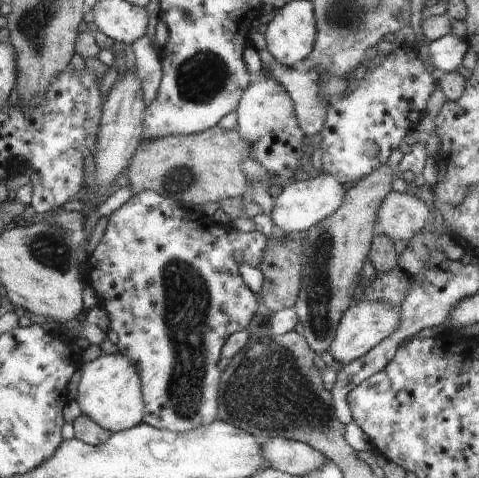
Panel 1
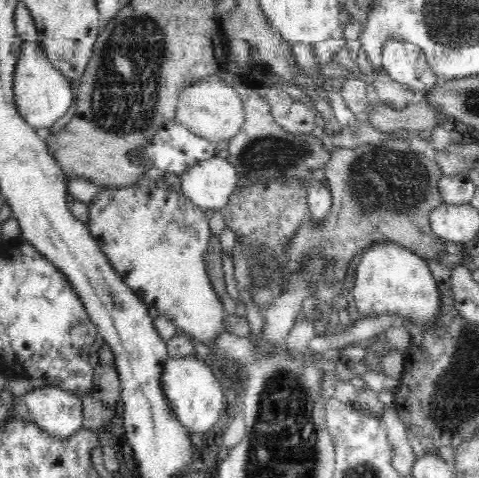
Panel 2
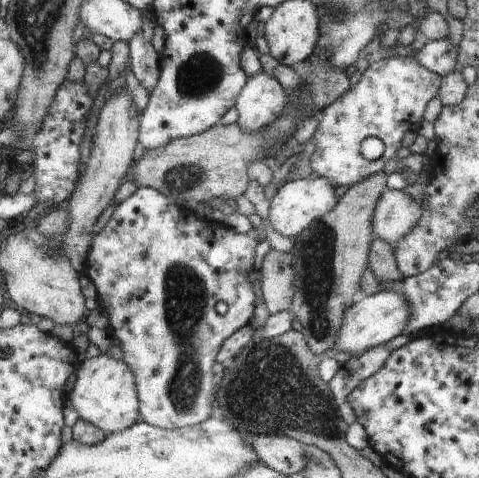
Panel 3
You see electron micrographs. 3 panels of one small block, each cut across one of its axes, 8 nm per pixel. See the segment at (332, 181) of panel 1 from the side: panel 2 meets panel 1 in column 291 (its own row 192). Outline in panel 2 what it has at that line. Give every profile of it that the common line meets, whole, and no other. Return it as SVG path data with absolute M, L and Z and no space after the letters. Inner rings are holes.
M214 155L180 174L181 191L204 212L220 210L239 188L239 178L228 159Z

